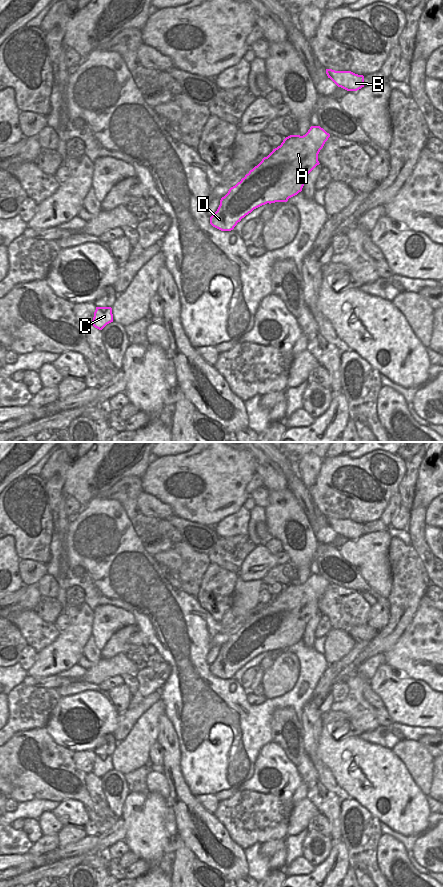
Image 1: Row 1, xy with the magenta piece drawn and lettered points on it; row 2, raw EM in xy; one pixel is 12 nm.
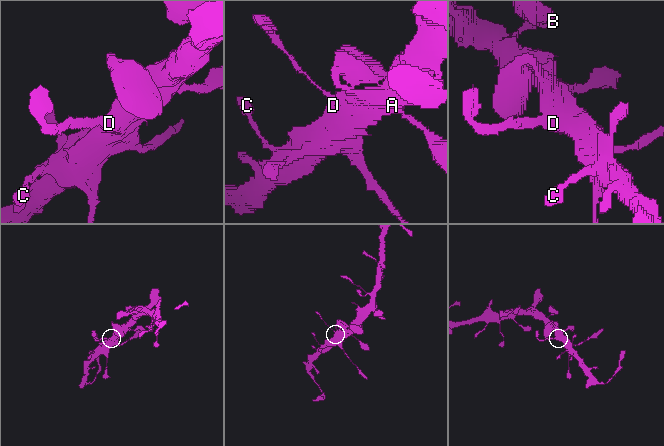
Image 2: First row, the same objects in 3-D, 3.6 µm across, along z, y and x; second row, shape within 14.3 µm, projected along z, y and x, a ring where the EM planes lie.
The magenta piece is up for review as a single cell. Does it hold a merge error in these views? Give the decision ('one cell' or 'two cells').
one cell

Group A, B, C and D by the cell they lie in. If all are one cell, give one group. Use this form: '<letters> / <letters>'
A B C D

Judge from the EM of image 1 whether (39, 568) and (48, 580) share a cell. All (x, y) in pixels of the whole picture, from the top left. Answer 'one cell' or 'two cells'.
two cells

